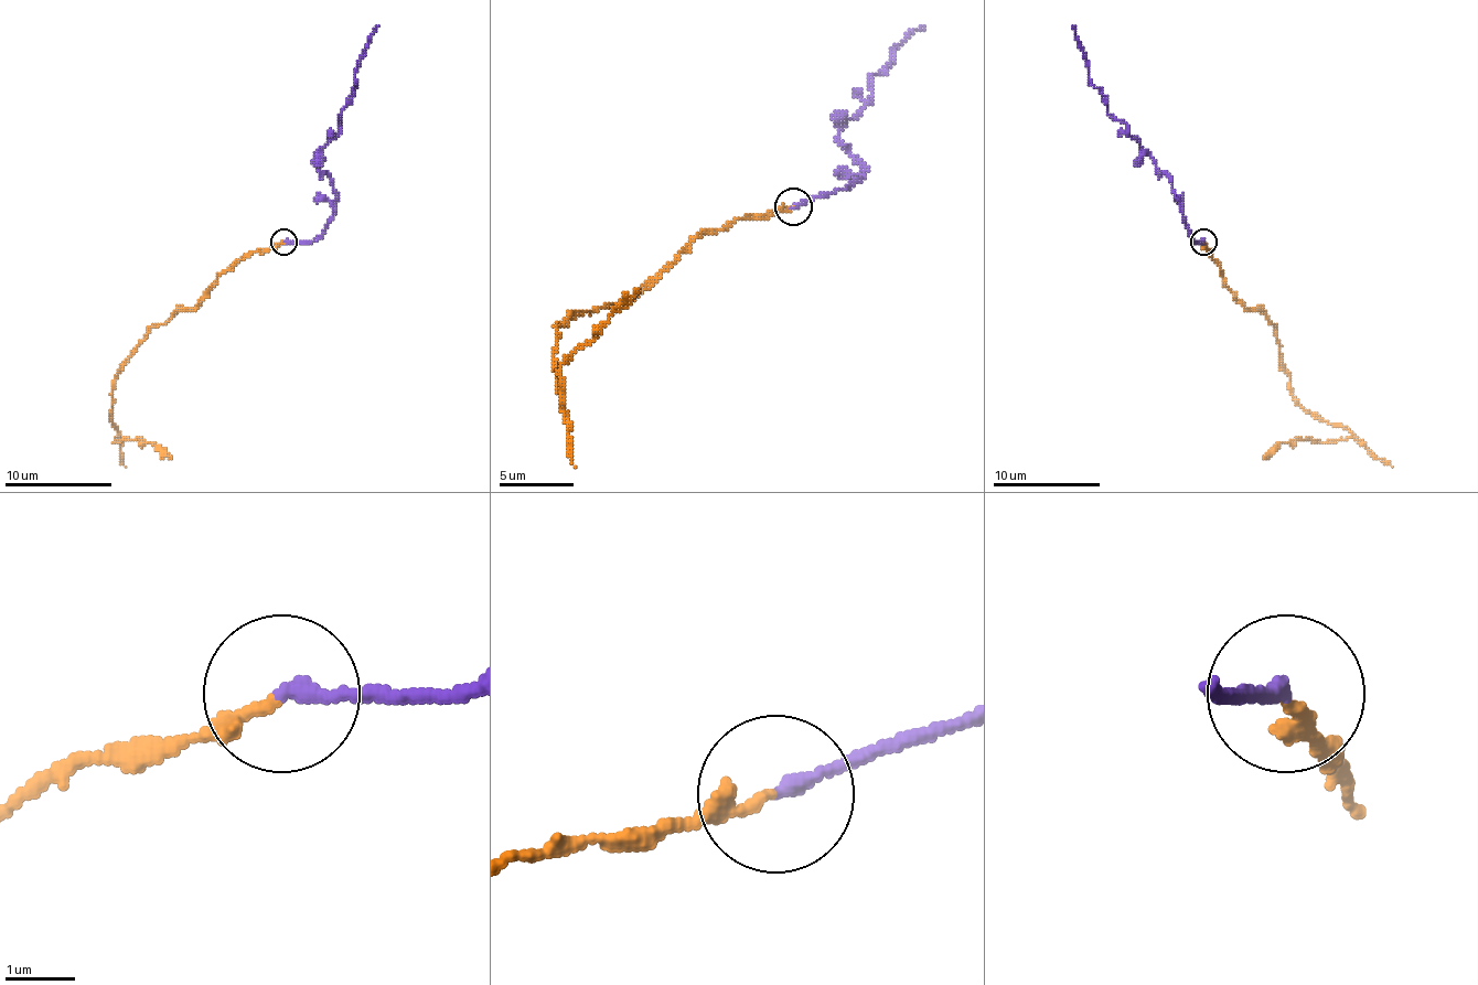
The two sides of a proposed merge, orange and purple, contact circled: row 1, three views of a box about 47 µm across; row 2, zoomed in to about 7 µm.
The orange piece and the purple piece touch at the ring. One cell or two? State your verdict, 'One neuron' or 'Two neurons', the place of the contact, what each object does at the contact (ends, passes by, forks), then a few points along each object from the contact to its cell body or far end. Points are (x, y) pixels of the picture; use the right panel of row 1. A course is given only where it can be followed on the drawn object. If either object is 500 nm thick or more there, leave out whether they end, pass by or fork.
One neuron. Place: (1203, 242). At the ring orange ends. At the ring purple ends. Course of orange: (1205, 244), (1220, 265), (1223, 284), (1274, 324), (1293, 397), (1352, 435), (1280, 442), (1263, 459). Course of purple: (1205, 241), (1193, 241), (1171, 182), (1123, 122), (1107, 111), (1091, 82), (1089, 61), (1072, 25)

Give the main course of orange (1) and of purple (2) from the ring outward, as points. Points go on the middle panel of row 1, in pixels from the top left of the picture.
1: (794, 207), (702, 234), (628, 303), (579, 311), (557, 330), (553, 371), (564, 411), (560, 367), (639, 289)
2: (794, 207), (860, 178), (860, 163), (838, 141), (838, 129), (871, 96), (871, 74), (895, 49), (923, 25)

